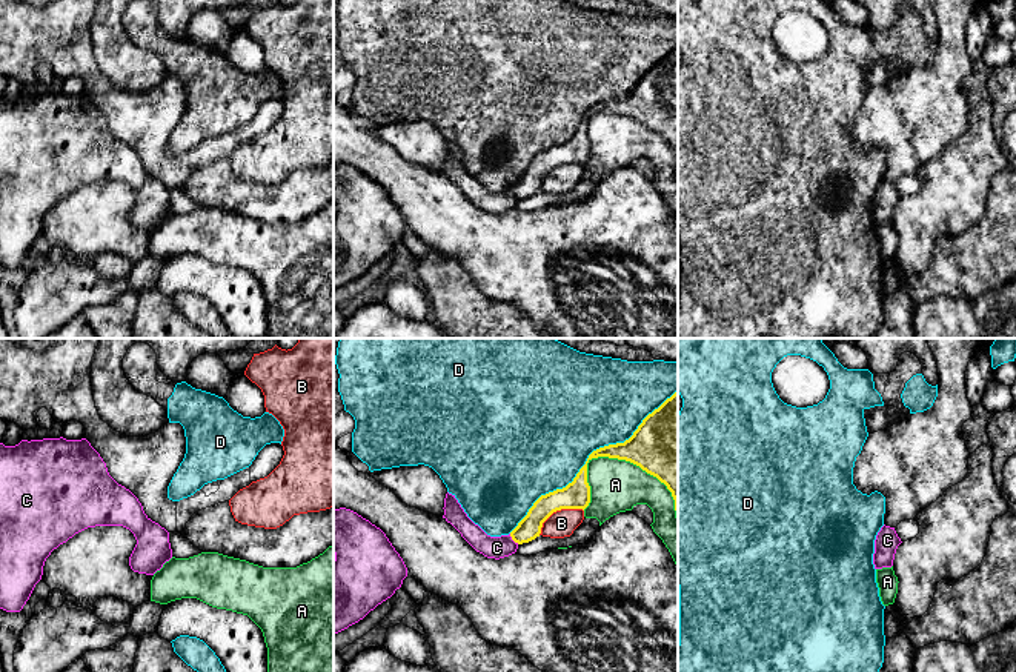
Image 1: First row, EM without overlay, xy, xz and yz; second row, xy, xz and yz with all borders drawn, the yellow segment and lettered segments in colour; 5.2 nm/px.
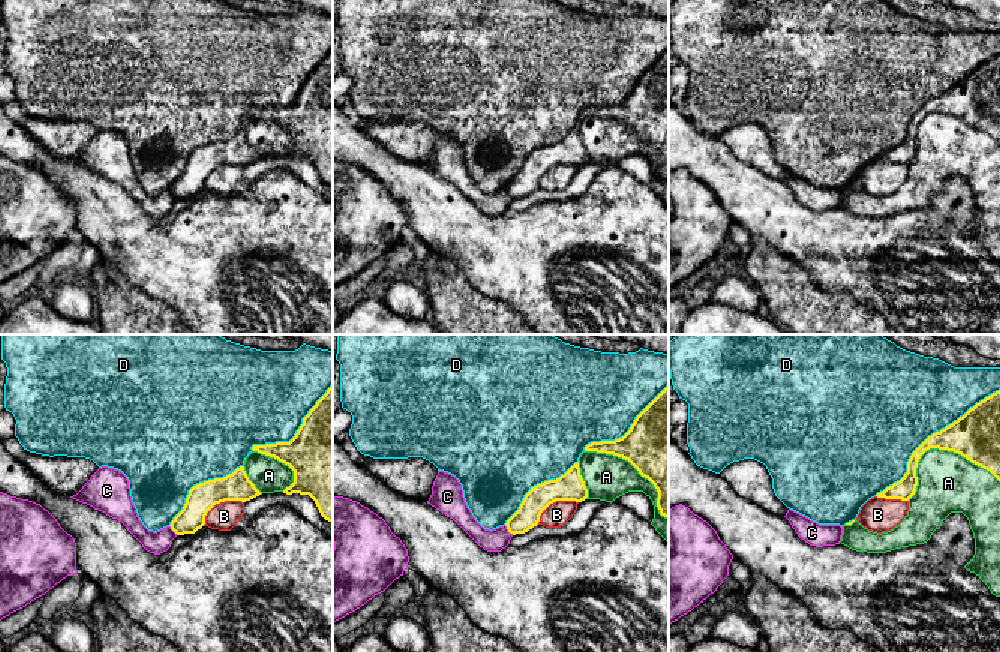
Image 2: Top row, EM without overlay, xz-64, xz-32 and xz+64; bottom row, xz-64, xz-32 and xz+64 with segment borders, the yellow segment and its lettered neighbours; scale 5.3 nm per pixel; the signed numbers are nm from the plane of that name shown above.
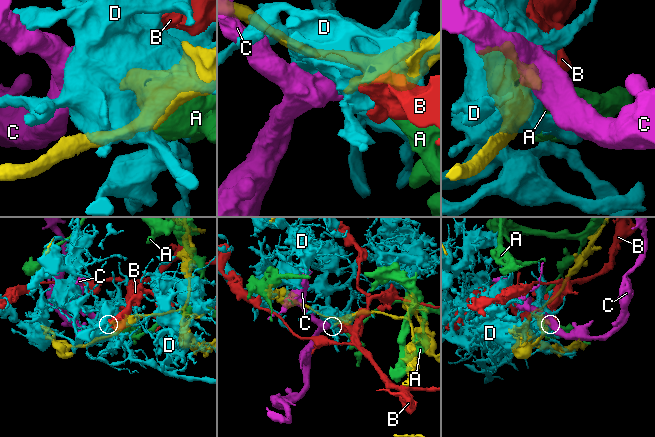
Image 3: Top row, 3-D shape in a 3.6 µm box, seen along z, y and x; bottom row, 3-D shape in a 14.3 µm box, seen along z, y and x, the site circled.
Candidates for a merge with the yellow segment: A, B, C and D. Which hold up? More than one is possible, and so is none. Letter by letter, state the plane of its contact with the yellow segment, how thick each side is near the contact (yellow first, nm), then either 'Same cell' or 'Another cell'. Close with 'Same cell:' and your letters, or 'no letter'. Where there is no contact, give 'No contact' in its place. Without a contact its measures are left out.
A: Touches yellow in xz. Thickness 420 nm (yellow) against 280 nm. Another cell
B: Touches yellow in xz. Thickness 140 nm (yellow) against 140 nm. Another cell
C: Touches yellow in xz. Thickness 120 nm (yellow) against 120 nm. Another cell
D: Touches yellow in xz. Thickness 140 nm (yellow) against 480 nm. Another cell
Same cell: no letter

